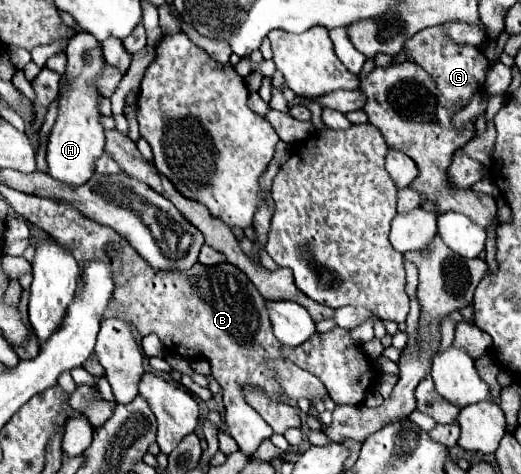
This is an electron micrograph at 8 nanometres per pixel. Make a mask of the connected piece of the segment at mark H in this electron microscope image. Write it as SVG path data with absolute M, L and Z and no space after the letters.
M77 32L67 42L65 54L67 54L67 68L63 74L65 88L59 94L59 114L49 134L47 164L49 164L49 174L53 178L57 178L63 184L79 186L91 178L95 160L103 154L103 146L105 146L105 130L101 126L101 114L99 114L101 94L97 92L97 80L101 76L105 60L99 42L89 32Z

